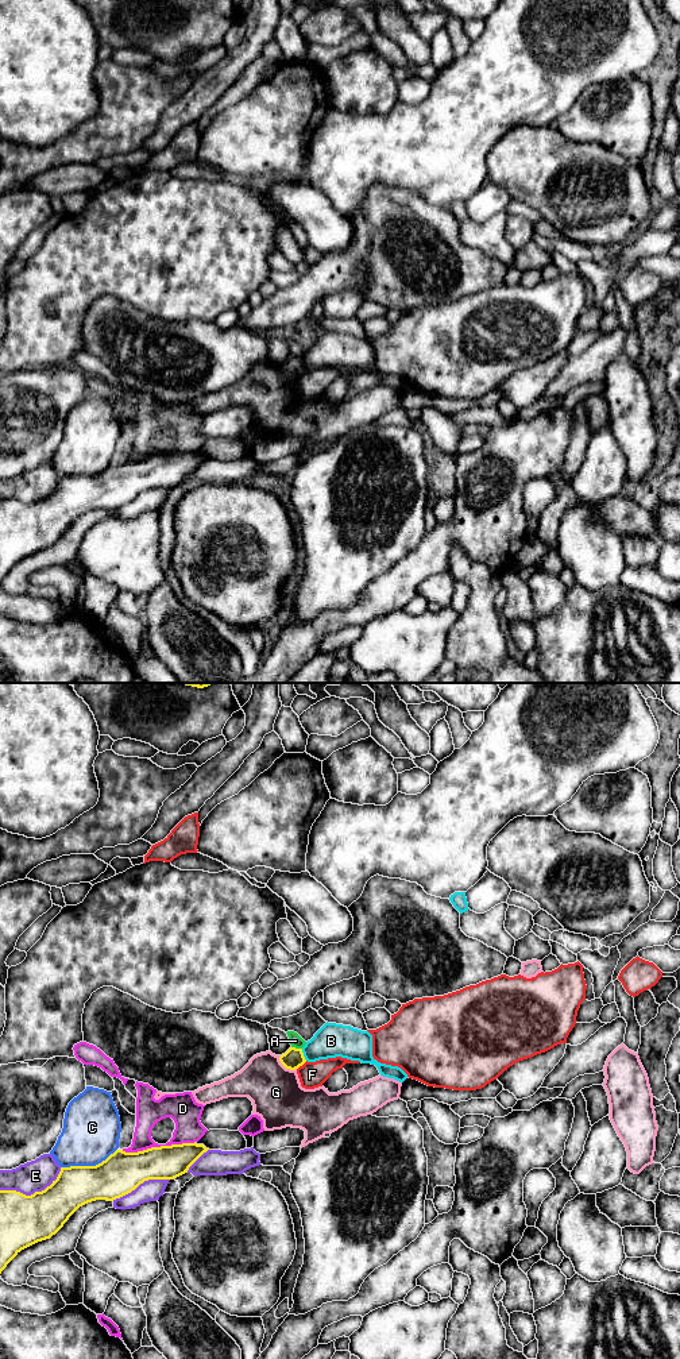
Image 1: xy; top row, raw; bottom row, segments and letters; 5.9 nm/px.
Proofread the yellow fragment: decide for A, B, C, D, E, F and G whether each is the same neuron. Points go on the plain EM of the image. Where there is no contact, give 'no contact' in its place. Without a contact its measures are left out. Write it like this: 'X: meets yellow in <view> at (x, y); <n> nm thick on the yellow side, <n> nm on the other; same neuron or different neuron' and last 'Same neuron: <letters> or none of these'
A: meets yellow in xy at (297, 358); 120 nm thick on the yellow side, 80 nm on the other; different neuron
B: meets yellow in xy at (302, 363); 120 nm thick on the yellow side, 200 nm on the other; different neuron
C: meets yellow in xy at (88, 475); 240 nm thick on the yellow side, 340 nm on the other; different neuron
D: meets yellow in xy at (157, 456); 240 nm thick on the yellow side, 160 nm on the other; different neuron
E: meets yellow in xy at (34, 502); 300 nm thick on the yellow side, 190 nm on the other; different neuron
F: meets yellow in xy at (301, 374); 120 nm thick on the yellow side, 160 nm on the other; different neuron
G: meets yellow in xy at (285, 375); 120 nm thick on the yellow side, 300 nm on the other; different neuron
Same neuron: none of these

